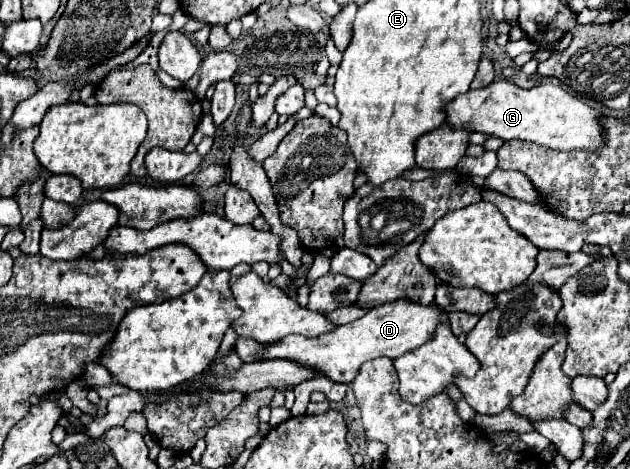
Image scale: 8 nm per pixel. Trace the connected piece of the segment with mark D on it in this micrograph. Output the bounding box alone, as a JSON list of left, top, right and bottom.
[264,301,446,383]

